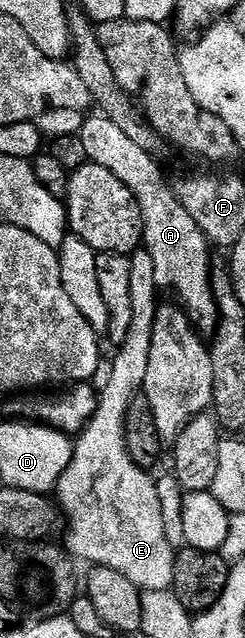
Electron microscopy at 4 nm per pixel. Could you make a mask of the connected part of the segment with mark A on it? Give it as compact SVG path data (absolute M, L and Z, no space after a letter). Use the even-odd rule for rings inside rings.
M99 113L92 114L85 118L80 131L86 157L88 162L102 165L102 169L110 169L110 173L114 173L114 177L118 177L118 181L122 181L122 185L134 193L144 222L142 247L154 260L157 288L169 287L176 294L175 302L201 336L215 336L220 314L212 292L213 248L202 229L198 229L194 217L190 217L190 213L186 213L178 201L170 183L168 187L163 171L156 164L159 163L157 156L141 149L119 125L114 125L114 121Z

